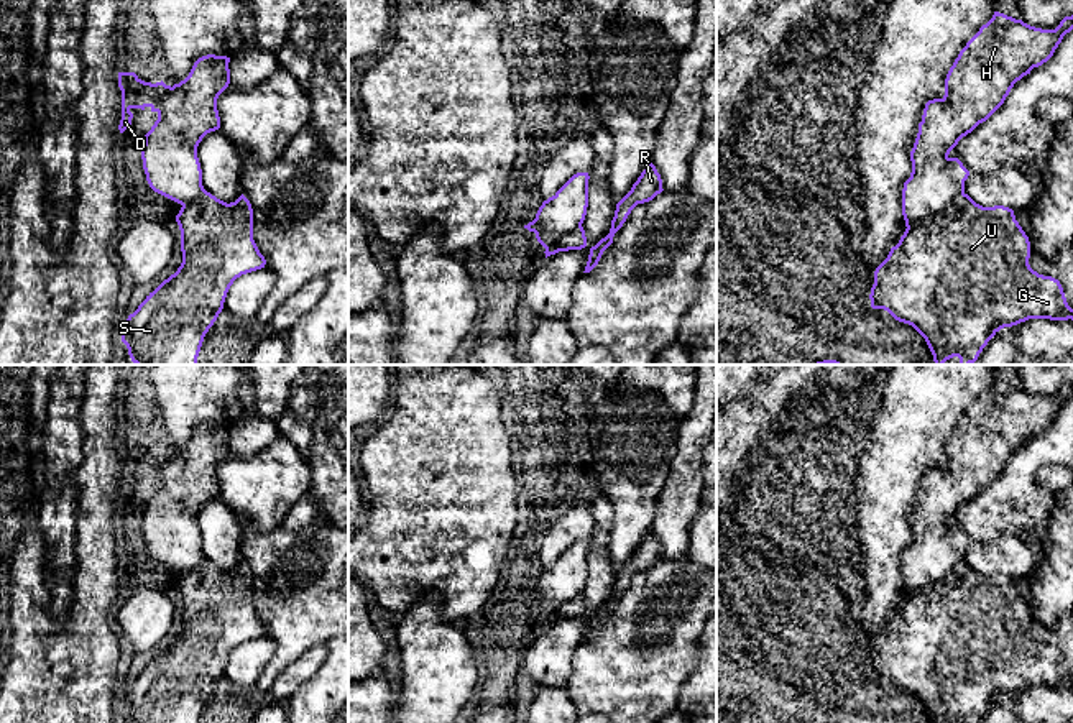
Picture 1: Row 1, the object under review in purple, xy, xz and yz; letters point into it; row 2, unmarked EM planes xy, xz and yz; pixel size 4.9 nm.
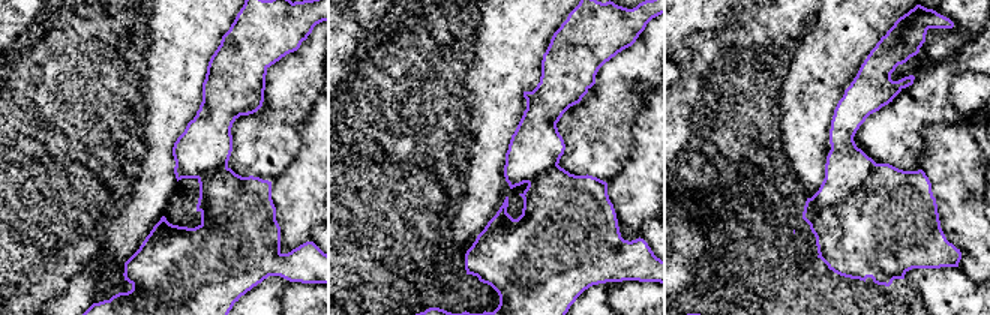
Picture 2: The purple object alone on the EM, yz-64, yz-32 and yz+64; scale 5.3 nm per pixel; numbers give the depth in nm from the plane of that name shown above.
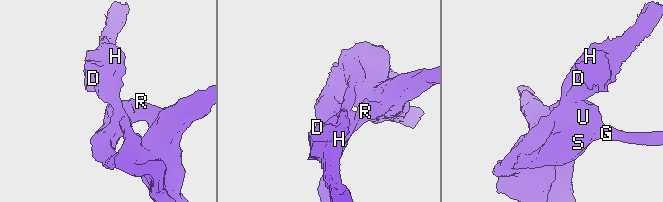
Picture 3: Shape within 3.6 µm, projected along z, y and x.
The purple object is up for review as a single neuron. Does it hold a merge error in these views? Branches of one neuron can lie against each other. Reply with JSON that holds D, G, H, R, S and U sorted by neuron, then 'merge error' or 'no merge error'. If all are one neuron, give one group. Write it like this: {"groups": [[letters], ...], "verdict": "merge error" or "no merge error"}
{"groups": [["D", "H"], ["G", "R", "S", "U"]], "verdict": "merge error"}

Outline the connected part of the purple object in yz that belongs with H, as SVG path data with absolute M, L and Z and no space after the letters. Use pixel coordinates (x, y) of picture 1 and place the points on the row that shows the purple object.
M994 12L992 18L966 43L946 74L945 95L925 104L919 123L919 133L910 151L912 173L902 189L905 227L932 219L956 194L965 192L969 171L958 158L950 158L950 151L1004 104L1017 81L1047 62L1071 30L1073 15L1065 16L1055 30L1042 30Z

